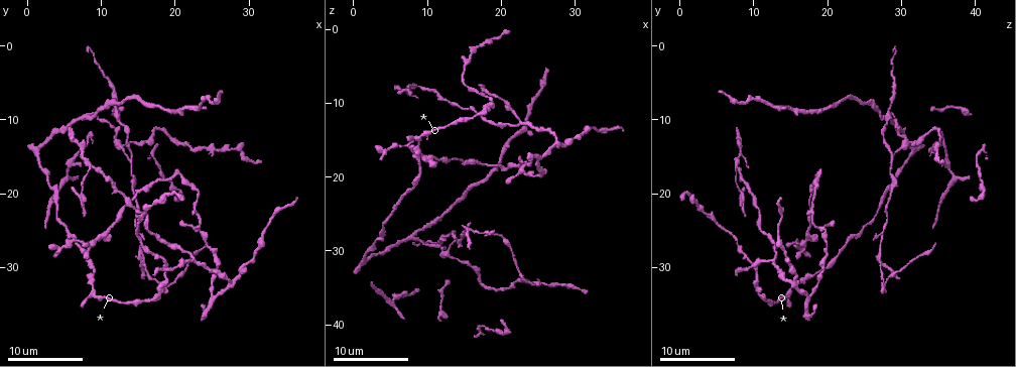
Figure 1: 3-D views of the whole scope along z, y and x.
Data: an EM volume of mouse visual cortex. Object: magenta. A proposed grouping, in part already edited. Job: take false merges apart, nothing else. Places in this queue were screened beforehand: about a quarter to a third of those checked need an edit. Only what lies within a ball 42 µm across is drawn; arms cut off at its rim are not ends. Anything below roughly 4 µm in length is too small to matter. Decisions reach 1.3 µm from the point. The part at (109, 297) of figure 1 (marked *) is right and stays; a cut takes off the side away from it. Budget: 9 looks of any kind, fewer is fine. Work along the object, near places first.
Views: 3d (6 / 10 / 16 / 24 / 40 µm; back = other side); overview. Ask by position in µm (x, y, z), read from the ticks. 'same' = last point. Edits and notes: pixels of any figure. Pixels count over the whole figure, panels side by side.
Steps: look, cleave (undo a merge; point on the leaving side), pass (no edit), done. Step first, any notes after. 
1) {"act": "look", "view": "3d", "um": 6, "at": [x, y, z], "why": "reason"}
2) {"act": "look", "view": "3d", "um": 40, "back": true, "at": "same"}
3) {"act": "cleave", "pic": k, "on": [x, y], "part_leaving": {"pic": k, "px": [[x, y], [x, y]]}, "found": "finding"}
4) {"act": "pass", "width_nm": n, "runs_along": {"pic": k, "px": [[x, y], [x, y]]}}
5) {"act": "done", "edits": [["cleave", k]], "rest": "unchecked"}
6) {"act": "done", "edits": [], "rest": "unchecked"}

{"act": "look", "view": "3d", "um": 10, "at": [22.5, 29.0, 12.5], "why": "arms part here"}

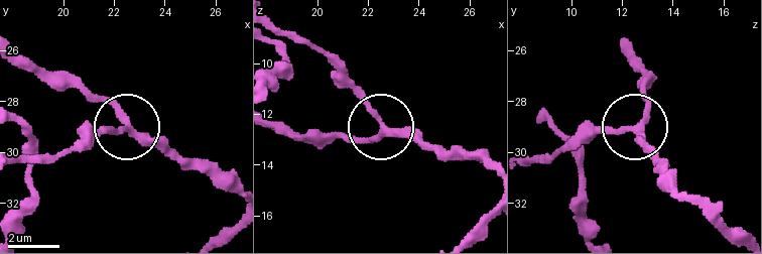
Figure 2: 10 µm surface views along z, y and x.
{"act": "pass", "runs_along": {"pic": 2, "px": [[17, 206], [29, 147], [55, 154], [125, 128], [78, 78]]}, "found": "one cell here"}

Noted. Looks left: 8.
{"act": "look", "view": "3d", "um": 10, "at": [8.5, 16.5, 7.5], "why": "three arms meet"}

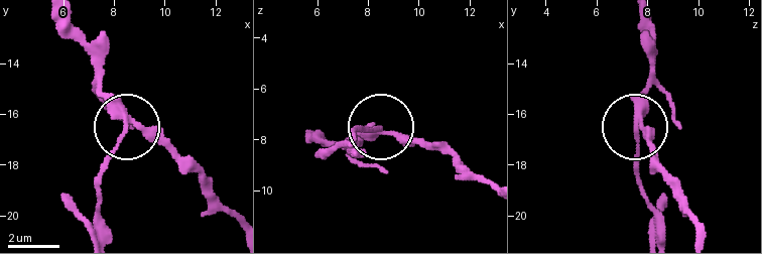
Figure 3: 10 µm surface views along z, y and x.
{"act": "look", "view": "3d", "um": 6, "at": [8.4, 16.4, 7.6]}

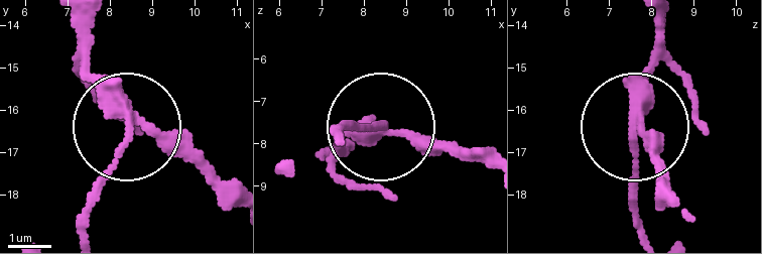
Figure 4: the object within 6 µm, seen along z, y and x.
{"act": "cleave", "pic": 4, "on": [99, 188], "width_nm": 230, "part_leaving": {"pic": 4, "px": [[129, 135], [86, 229]]}, "found": "two cells meet here"}

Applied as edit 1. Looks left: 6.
{"act": "look", "view": "3d", "um": 10, "at": [8.5, 9.5, 28.0], "why": "two arms in line, one across"}

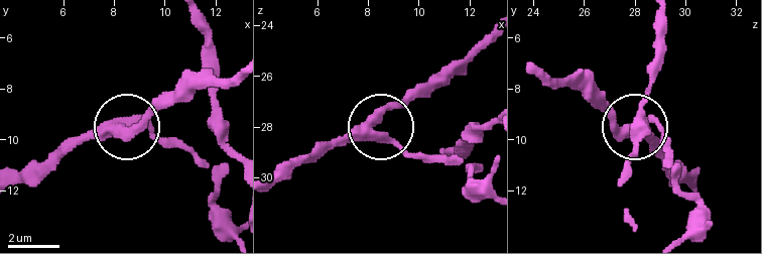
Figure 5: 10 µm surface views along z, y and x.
{"act": "look", "view": "3d", "um": 6, "at": [8.1, 9.5, 28.1]}

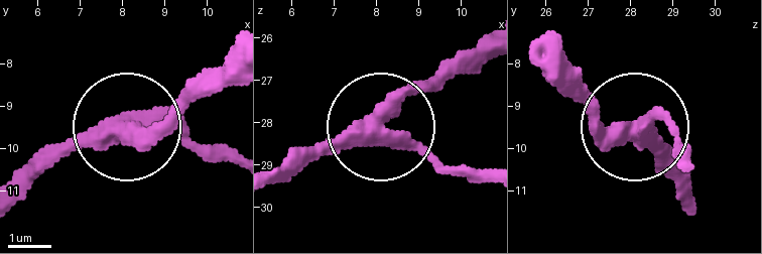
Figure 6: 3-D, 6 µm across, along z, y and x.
{"act": "pass", "side_arm_um": 34, "runs_along": {"pic": 6, "px": [[693, 203], [639, 138], [570, 98]]}, "found": "continuous, no second cell"}

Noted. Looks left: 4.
{"act": "look", "view": "3d", "um": 6, "at": [14.0, 14.5, 28.5], "why": "branch point"}

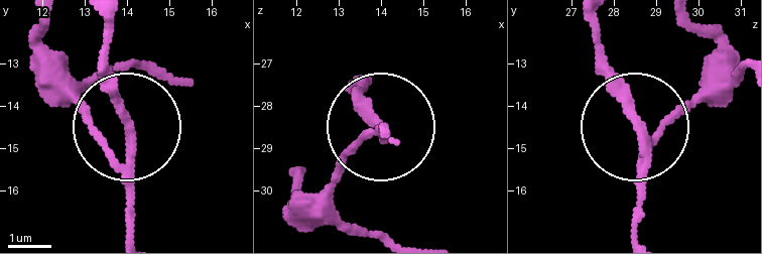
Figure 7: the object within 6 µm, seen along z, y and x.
{"act": "cleave", "pic": 7, "on": [133, 236], "arms": 3, "found": "two cells meet here"}

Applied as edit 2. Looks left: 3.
{"act": "done", "edits": [["cleave", 4], ["cleave", 7]], "rest": "unchecked"}

